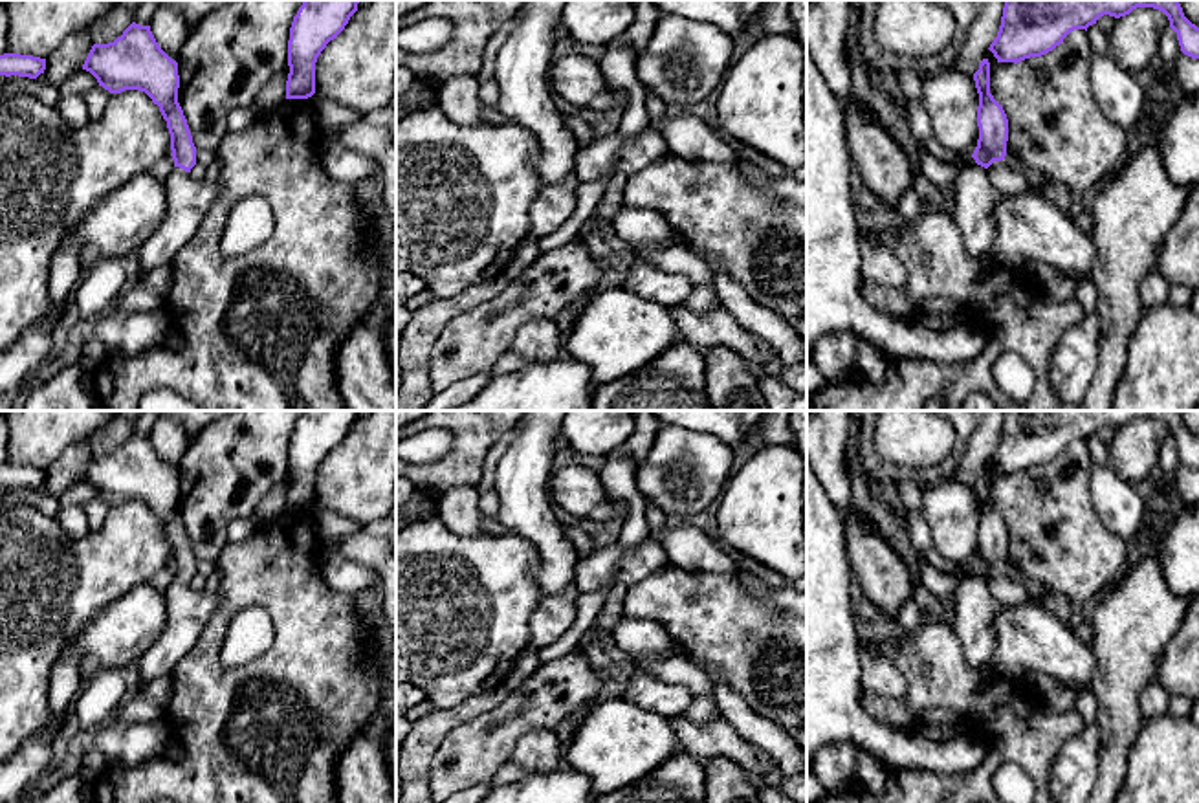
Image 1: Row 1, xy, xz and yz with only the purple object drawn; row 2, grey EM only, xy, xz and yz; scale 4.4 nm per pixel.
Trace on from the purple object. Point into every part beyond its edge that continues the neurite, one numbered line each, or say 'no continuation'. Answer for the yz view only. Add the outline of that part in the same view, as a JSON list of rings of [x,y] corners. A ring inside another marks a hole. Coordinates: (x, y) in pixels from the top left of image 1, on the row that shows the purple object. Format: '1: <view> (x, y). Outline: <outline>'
1: yz (974, 197). Outline: [[[968,163],[957,172],[950,192],[953,198],[952,216],[968,253],[972,257],[990,253],[997,233],[994,205],[999,192],[988,180],[988,169]]]

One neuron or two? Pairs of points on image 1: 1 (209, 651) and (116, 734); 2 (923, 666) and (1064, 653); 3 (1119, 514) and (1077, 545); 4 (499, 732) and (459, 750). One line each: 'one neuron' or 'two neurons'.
1: two neurons
2: two neurons
3: two neurons
4: one neuron

